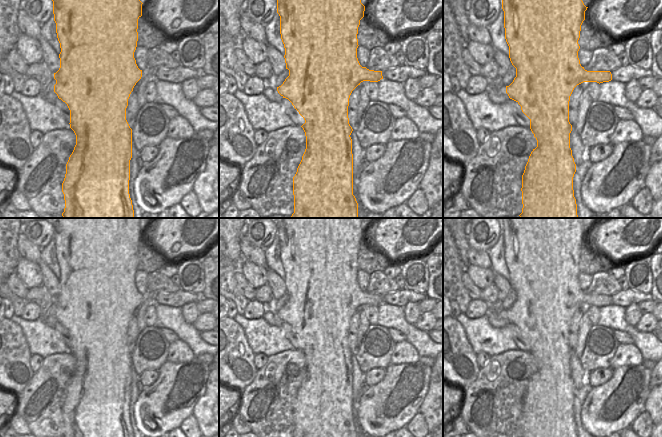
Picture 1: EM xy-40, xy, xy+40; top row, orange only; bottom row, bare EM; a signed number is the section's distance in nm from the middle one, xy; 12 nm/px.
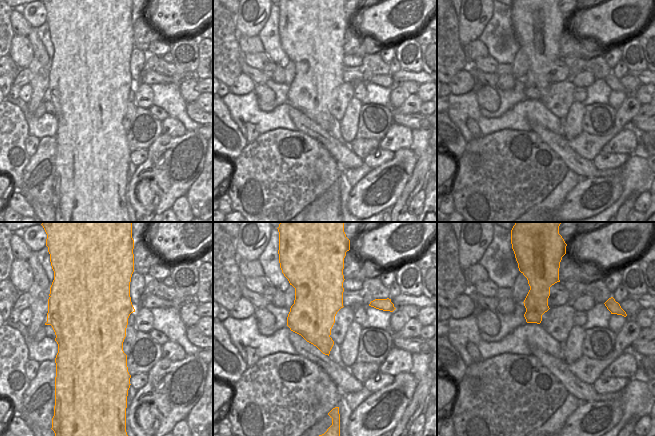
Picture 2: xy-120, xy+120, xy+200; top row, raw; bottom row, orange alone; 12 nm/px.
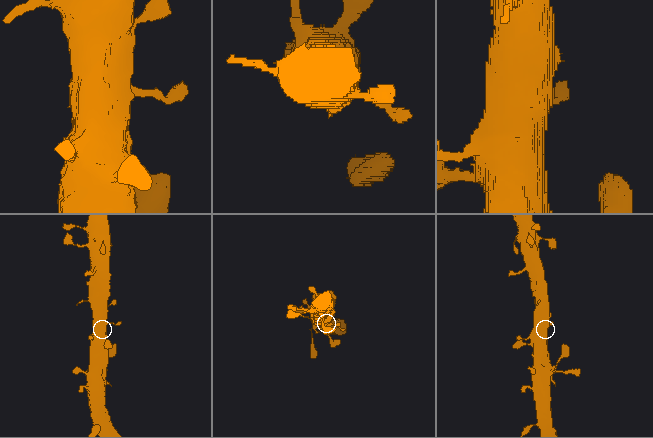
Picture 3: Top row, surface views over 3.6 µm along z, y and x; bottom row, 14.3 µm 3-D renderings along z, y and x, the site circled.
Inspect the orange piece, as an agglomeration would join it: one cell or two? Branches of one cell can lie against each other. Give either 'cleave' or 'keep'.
keep

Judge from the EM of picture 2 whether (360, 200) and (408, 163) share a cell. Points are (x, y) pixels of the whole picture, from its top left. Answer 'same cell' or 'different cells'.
same cell

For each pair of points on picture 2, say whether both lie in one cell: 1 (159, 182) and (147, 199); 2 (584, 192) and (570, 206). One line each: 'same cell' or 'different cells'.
1: different cells
2: same cell

